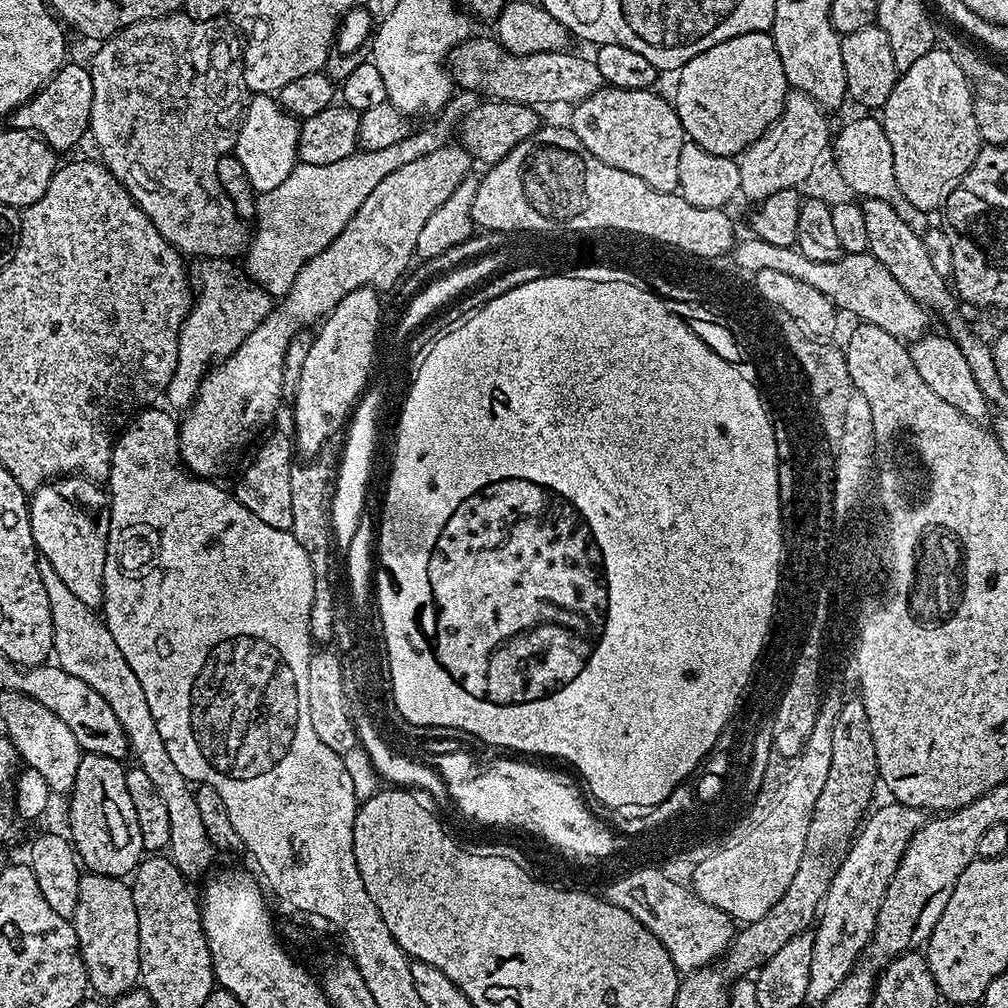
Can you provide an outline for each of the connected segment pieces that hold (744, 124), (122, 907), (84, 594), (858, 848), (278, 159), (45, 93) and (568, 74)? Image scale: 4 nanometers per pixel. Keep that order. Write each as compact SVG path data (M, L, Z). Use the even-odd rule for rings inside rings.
M751 32L718 42L718 46L710 46L710 50L702 50L702 54L690 58L690 62L679 68L678 76L680 81L676 84L674 111L682 122L685 137L710 154L733 158L739 157L780 117L784 99L790 91L788 79L782 70L782 58L778 58L778 50L771 35L766 32Z
M81 875L78 906L70 919L80 943L89 989L107 998L133 991L140 978L140 951L138 910L134 906L131 887L114 876Z
M70 475L37 488L31 493L28 508L37 553L54 566L67 589L93 610L104 602L109 503L107 491L99 483Z
M887 803L880 809L877 807L861 823L850 847L843 853L843 859L824 896L824 903L820 905L814 924L814 954L810 956L810 986L806 986L805 994L805 1001L809 1005L819 1006L864 955L864 949L872 941L878 910L890 878L894 878L894 870L898 870L902 862L910 838L924 825L926 816L921 809Z
M256 94L247 101L240 122L240 132L236 135L234 154L246 169L246 178L252 183L253 192L259 194L274 190L274 186L279 186L296 169L300 151L300 125L301 121L285 112L271 95Z
M65 63L60 71L40 87L25 104L13 110L11 127L35 132L58 154L64 154L79 145L82 134L90 130L90 106L94 102L94 86L91 71L80 64Z
M469 38L450 53L450 75L461 89L493 100L509 100L512 104L541 106L540 104L568 104L575 106L605 87L598 74L595 59L575 56L572 50L539 52L519 56L500 45L499 39Z

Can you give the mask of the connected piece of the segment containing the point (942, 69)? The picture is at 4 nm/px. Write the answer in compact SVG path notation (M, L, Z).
M939 46L922 54L890 90L882 109L882 123L886 138L890 138L894 178L904 195L904 204L920 212L943 209L948 195L961 184L982 147L965 65Z

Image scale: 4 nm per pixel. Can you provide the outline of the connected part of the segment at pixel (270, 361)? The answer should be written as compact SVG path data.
M449 142L438 150L427 152L418 158L418 162L406 162L406 166L398 166L394 174L386 174L386 178L370 190L370 195L362 206L358 206L334 242L298 270L288 293L244 339L242 346L208 369L200 381L196 399L187 409L185 416L188 417L179 421L180 459L191 475L216 478L224 463L235 452L242 451L252 439L255 441L275 418L280 408L280 395L286 392L286 350L290 342L303 333L300 332L303 328L323 321L352 290L395 289L399 285L413 267L422 226L426 226L427 219L470 176L472 164L473 157L465 148L459 143Z

